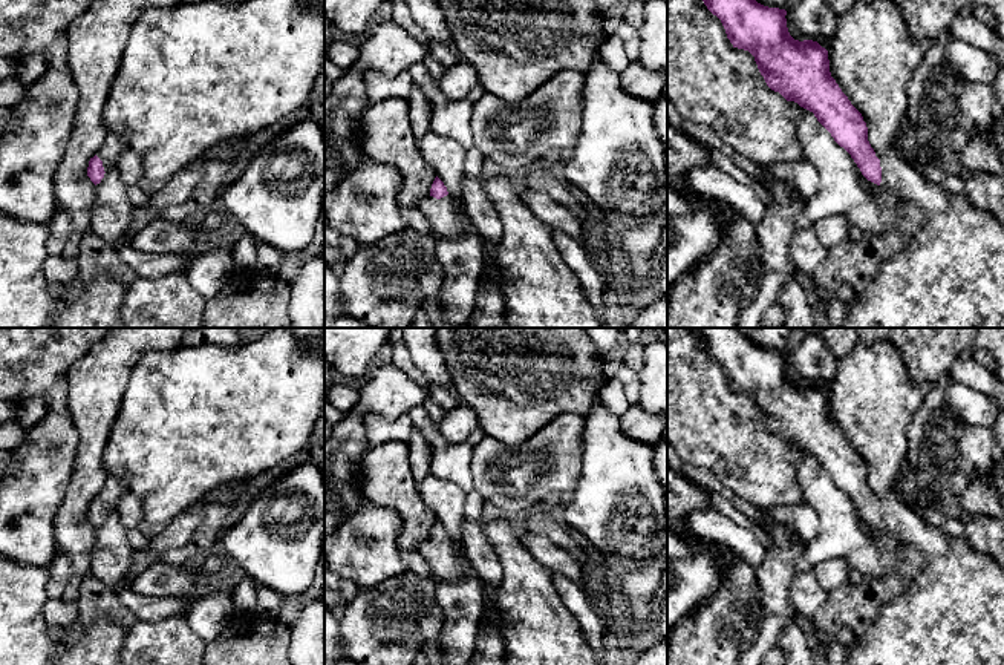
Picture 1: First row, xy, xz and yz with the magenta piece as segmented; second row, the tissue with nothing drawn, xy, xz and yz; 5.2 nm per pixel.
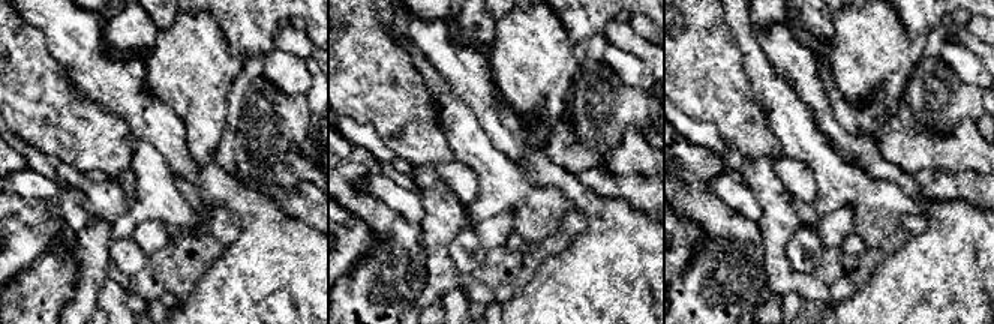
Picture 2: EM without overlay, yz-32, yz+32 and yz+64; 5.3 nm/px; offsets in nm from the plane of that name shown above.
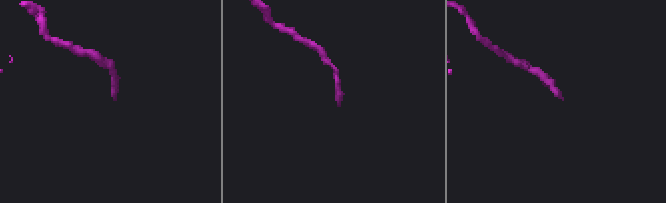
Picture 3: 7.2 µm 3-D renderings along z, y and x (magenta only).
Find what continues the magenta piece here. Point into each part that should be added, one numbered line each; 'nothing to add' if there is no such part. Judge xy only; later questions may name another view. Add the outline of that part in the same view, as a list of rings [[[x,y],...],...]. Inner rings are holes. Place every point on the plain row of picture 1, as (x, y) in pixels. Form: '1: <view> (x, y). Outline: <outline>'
1: xy (114, 488). Outline: [[[109,473],[96,496],[96,500],[103,504],[104,515],[115,512],[119,498],[129,492],[129,484],[122,478]]]

